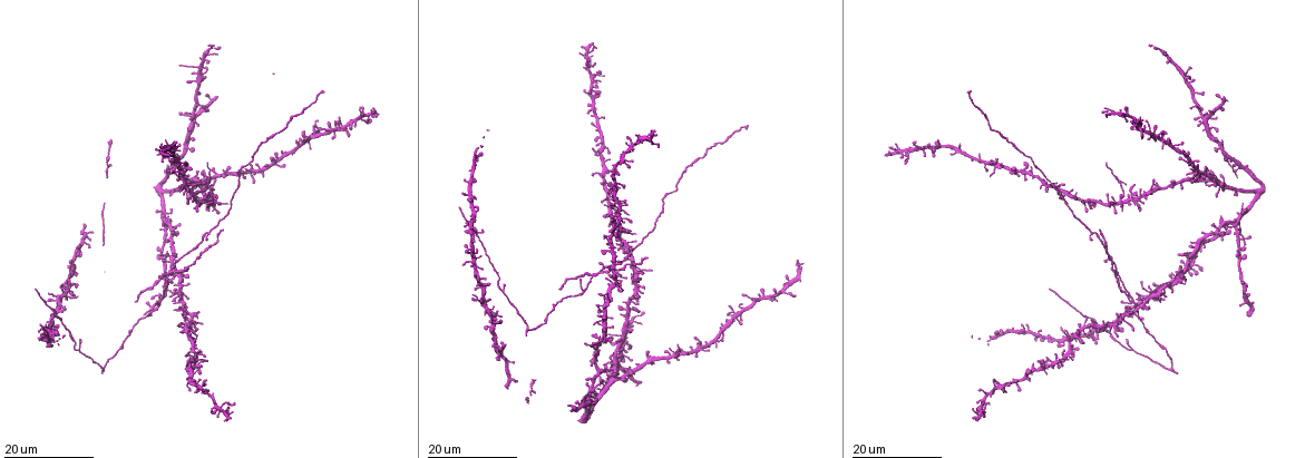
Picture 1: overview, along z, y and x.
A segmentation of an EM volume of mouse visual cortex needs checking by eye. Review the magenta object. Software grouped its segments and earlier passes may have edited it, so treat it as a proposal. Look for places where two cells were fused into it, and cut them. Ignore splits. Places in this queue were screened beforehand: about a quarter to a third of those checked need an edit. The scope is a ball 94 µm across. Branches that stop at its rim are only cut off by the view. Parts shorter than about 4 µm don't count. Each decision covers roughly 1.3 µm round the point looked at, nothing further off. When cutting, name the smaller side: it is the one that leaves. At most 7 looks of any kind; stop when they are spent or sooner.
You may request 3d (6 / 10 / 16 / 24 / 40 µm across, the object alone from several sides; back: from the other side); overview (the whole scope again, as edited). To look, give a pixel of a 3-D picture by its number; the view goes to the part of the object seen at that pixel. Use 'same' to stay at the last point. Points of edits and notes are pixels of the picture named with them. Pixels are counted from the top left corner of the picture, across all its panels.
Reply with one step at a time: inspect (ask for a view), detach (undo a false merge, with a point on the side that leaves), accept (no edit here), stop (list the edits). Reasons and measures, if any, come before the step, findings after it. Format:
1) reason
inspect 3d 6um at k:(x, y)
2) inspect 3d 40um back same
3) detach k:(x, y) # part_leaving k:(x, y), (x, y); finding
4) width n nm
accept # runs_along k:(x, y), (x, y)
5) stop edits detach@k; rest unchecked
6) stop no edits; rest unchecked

three arms meet
inspect 3d 16um at 1:(582, 293)

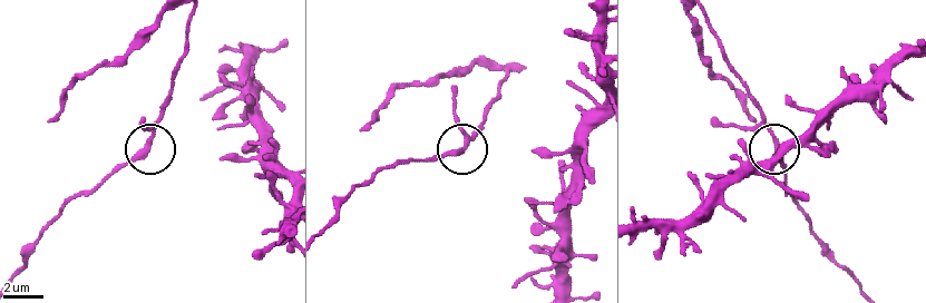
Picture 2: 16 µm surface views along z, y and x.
inspect 3d 6um at 2:(149, 138)

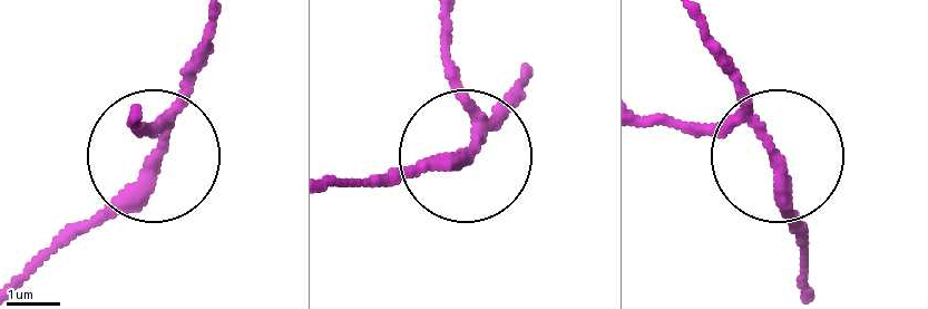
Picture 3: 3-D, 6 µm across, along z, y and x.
accept # one cell here

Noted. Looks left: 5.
side arm on a straight run
inspect 3d 16um at 1:(595, 275)

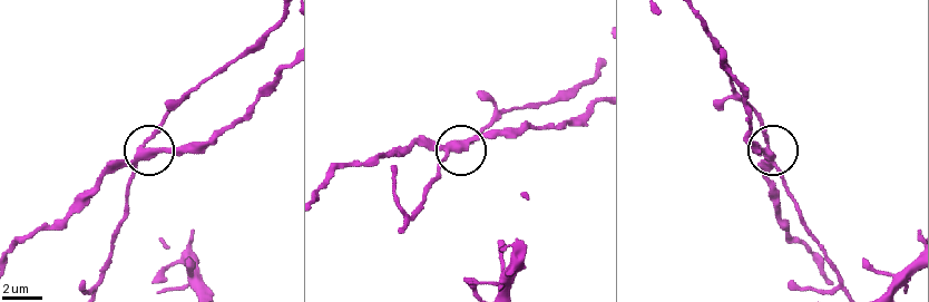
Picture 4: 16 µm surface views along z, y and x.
zoom in
inspect 3d 10um at 4:(766, 153)

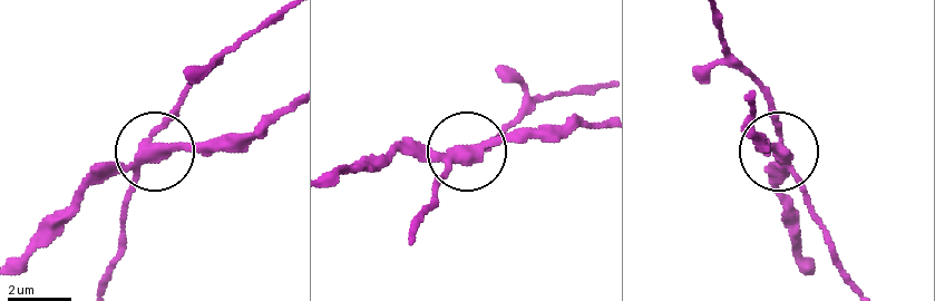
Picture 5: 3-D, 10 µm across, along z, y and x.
side_arm 18 um
detach 5:(98, 175) # part_leaving 5:(147, 153), (241, 145), (289, 113); a second cell is stuck on

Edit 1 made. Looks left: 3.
inspect overview

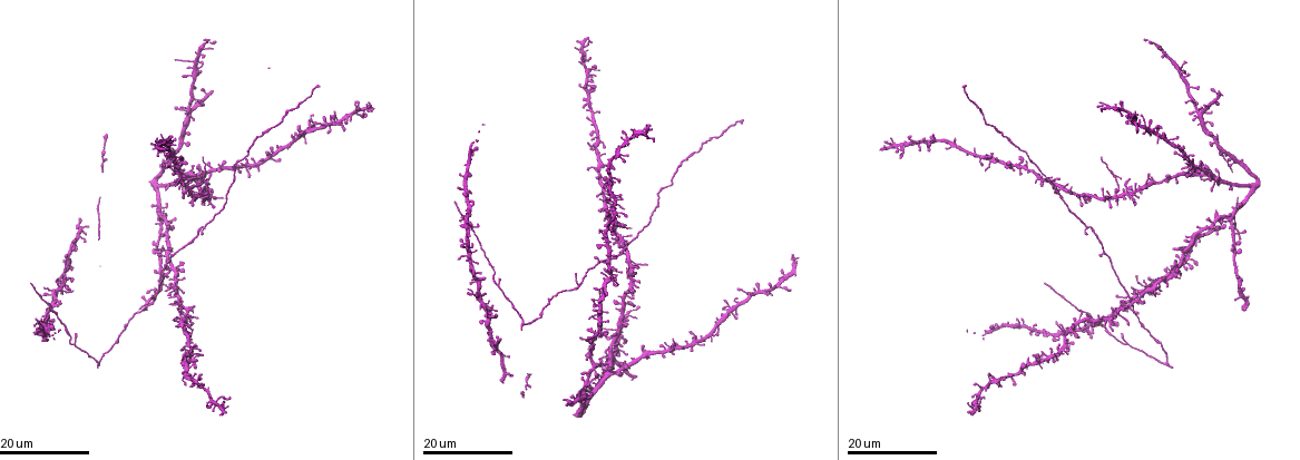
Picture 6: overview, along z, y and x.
inspect 3d 16um at 6:(600, 288)

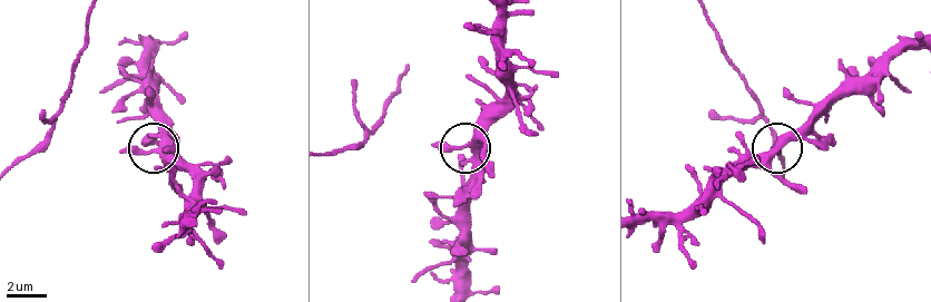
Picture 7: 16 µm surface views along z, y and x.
inspect 3d 10um at 7:(460, 145)

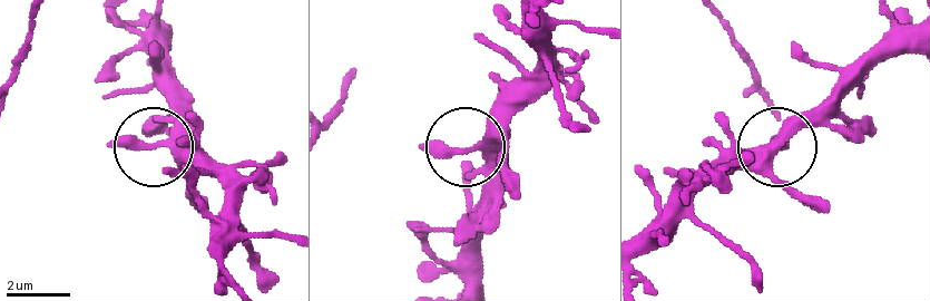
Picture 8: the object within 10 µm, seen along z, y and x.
side_arm 55 um
accept # one cell here

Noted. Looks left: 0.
stop edits detach@5; rest unchecked

